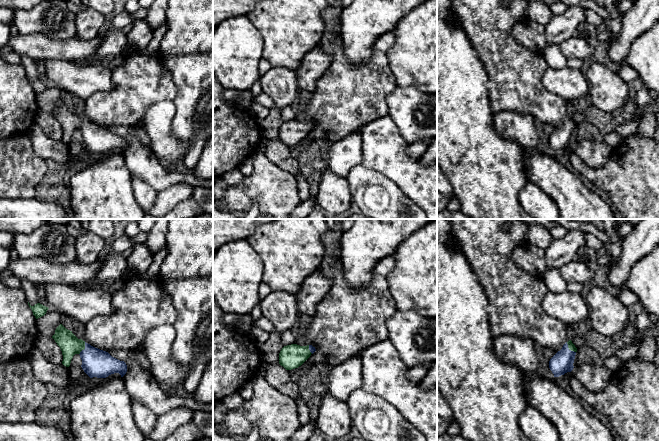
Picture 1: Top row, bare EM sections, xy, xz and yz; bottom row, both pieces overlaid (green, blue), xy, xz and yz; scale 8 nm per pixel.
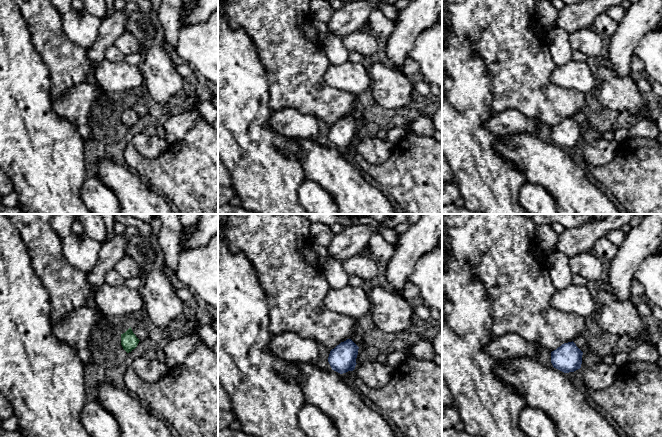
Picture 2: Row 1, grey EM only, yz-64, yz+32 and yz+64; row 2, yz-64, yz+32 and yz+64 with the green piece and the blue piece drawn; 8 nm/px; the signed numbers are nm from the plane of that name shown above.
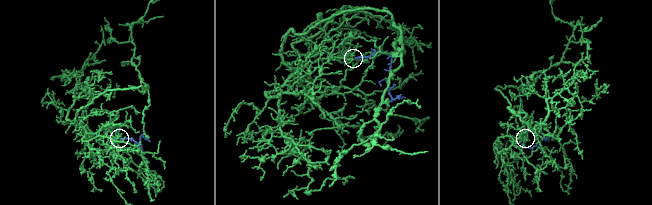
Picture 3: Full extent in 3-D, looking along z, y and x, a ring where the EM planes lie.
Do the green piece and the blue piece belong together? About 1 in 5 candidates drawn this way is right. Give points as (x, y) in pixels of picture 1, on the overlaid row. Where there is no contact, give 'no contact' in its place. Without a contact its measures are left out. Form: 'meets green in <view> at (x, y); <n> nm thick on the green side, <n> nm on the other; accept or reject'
meets green in yz at (569, 348); 60 nm thick on the green side, 180 nm on the other; accept

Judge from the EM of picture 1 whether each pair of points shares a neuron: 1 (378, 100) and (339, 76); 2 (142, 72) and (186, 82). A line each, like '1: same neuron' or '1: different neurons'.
1: same neuron
2: different neurons

